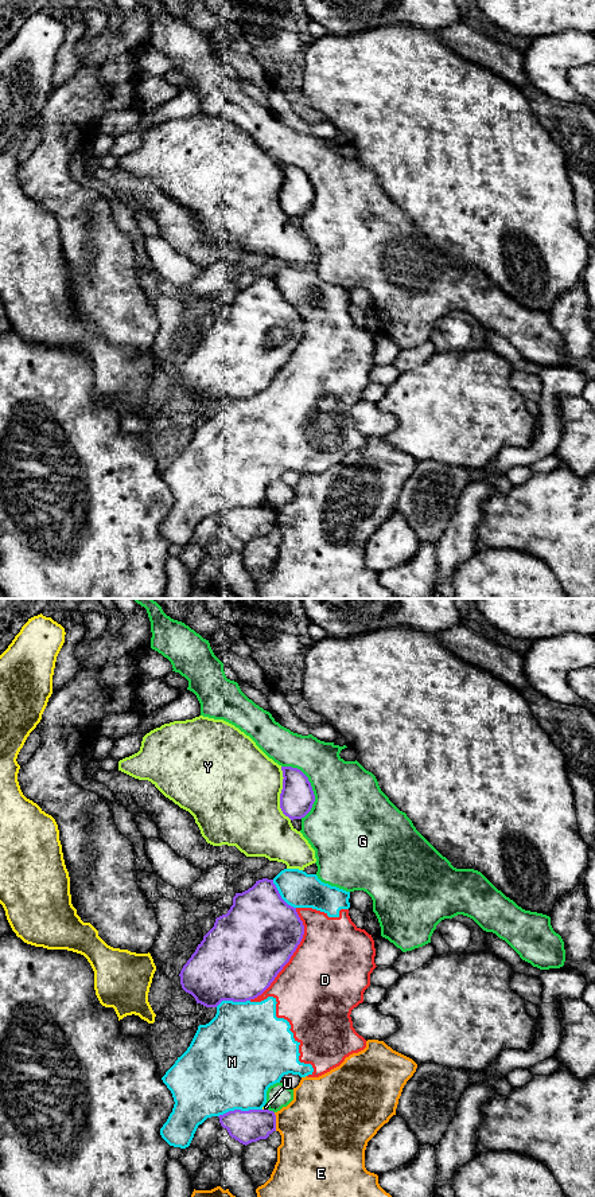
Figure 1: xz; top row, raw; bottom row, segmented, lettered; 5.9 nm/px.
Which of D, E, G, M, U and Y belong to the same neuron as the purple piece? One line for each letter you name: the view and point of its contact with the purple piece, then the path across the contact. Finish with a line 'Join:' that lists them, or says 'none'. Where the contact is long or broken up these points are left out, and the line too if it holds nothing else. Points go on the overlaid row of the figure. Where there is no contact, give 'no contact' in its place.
Join: none

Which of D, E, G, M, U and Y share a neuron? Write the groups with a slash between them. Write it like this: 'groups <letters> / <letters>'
groups D M / E / G / U / Y

